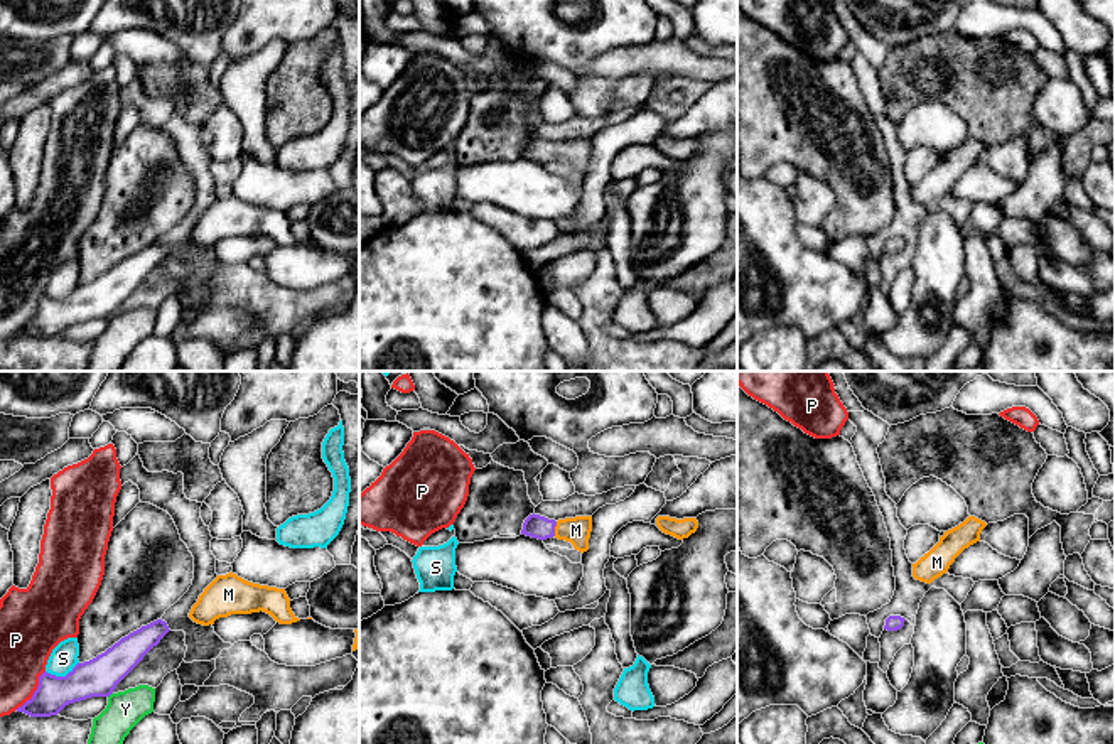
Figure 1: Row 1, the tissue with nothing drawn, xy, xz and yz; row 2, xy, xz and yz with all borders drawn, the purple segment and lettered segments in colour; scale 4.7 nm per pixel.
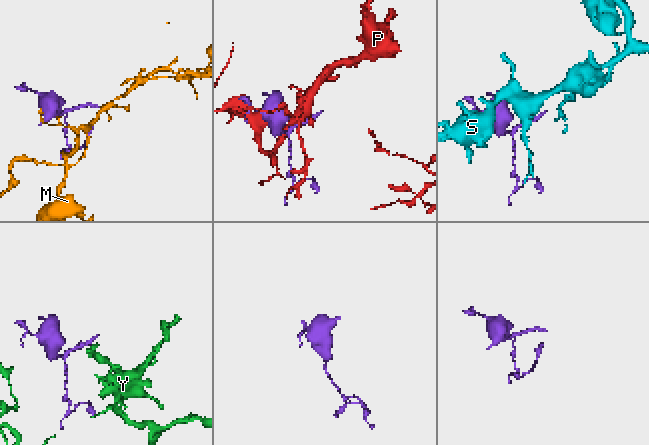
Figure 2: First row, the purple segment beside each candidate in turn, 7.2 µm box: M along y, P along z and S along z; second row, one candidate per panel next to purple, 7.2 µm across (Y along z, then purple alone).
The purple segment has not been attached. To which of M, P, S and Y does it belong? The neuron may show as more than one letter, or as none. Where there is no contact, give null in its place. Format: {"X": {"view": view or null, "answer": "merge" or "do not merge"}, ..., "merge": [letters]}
{"M": {"view": "xz", "answer": "merge"}, "P": {"view": "xy", "answer": "do not merge"}, "S": {"view": "xy", "answer": "do not merge"}, "Y": {"view": "xy", "answer": "do not merge"}, "merge": ["M"]}

